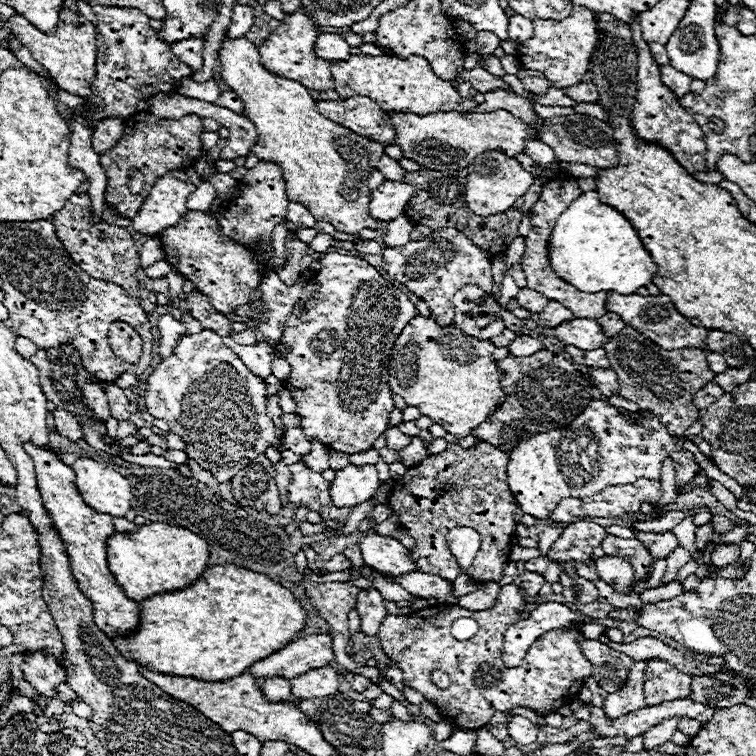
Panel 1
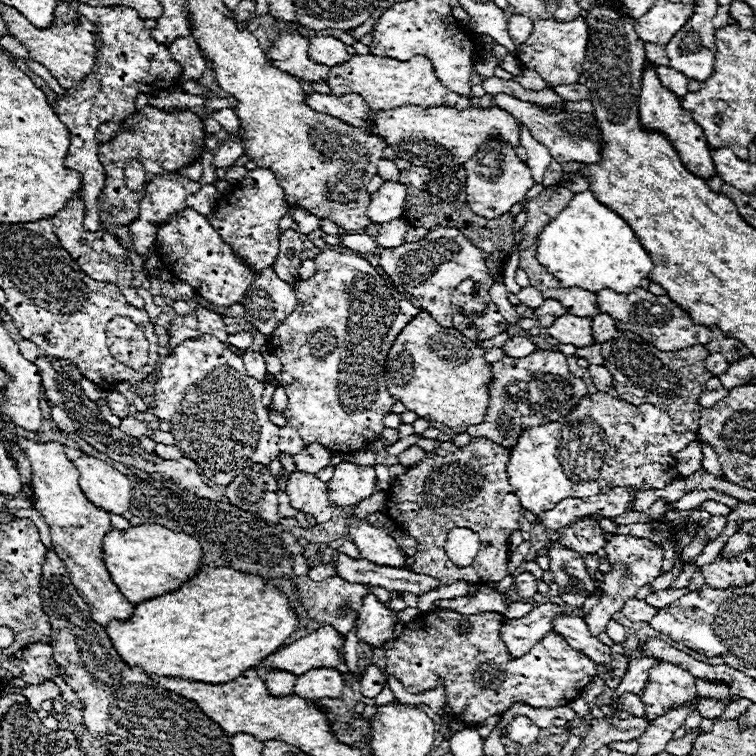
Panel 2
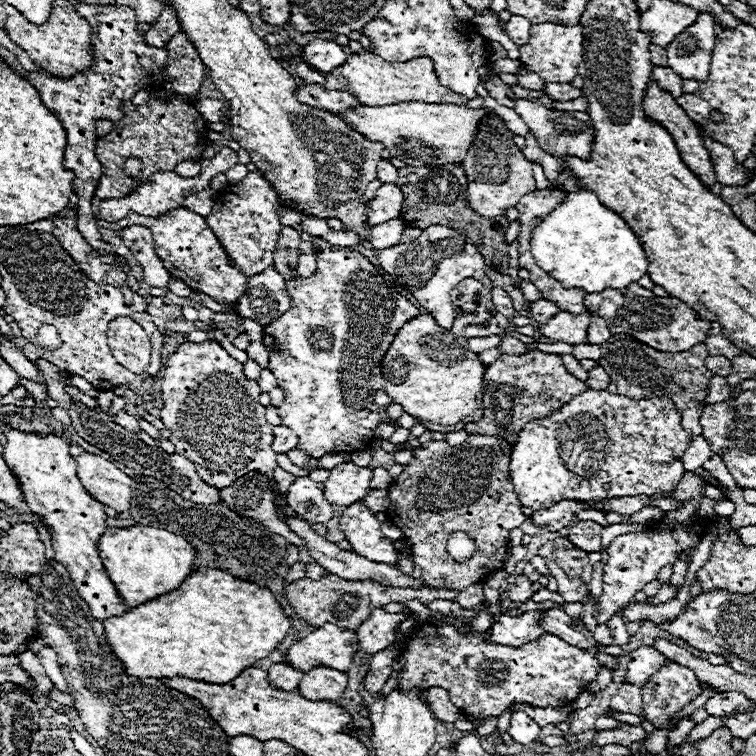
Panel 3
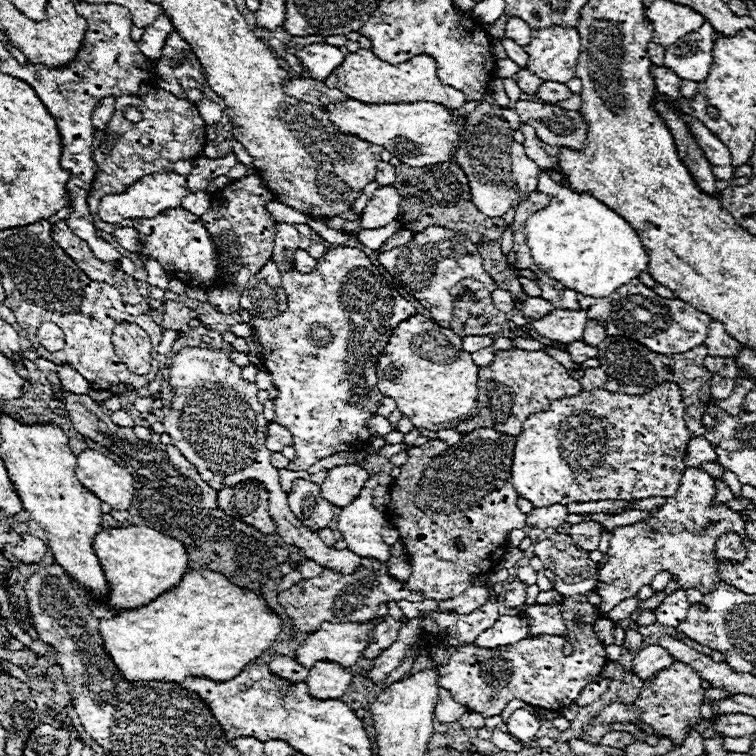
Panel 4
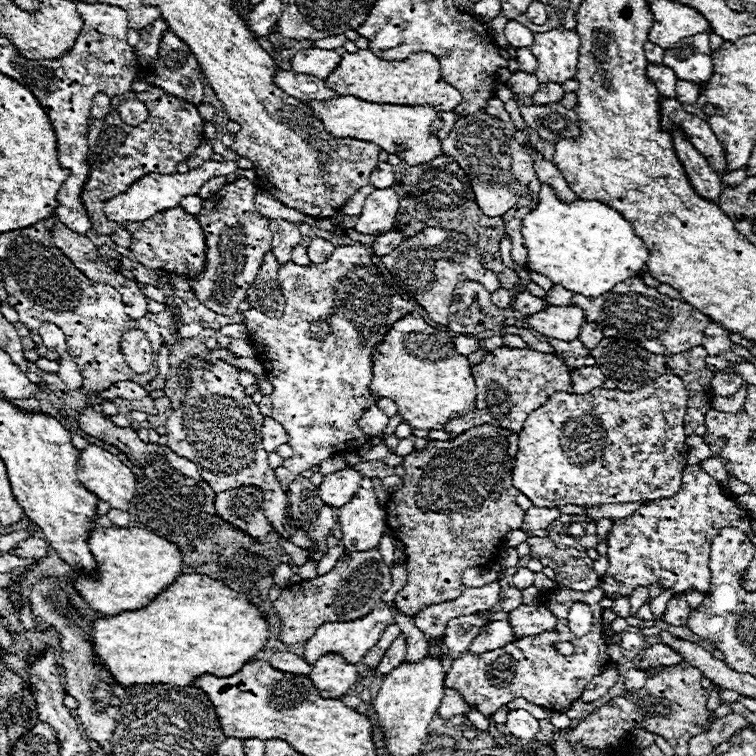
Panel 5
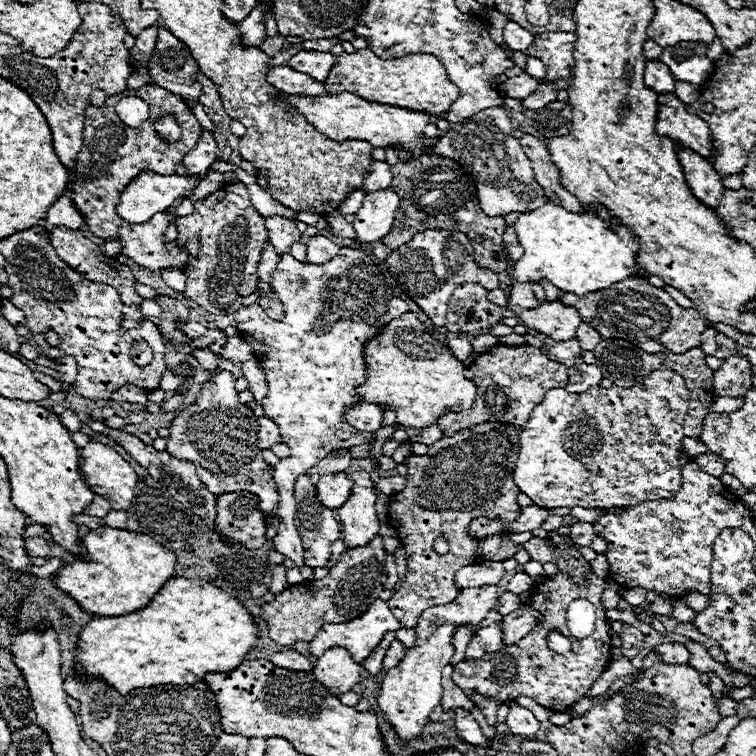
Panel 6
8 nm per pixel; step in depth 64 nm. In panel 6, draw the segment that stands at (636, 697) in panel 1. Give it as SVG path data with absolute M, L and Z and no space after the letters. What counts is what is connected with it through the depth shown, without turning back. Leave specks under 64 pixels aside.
M668 642L668 644L660 644L658 648L654 648L658 654L662 654L664 662L688 662L690 660L690 652L686 650L686 646L682 646L680 642Z

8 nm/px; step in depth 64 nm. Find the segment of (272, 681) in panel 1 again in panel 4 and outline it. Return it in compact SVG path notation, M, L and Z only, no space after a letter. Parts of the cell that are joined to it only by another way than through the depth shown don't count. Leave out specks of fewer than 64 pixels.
M274 656L274 660L268 666L270 666L270 670L274 670L274 674L278 674L290 682L302 682L306 678L306 674L310 674L310 670L306 666L302 666L296 658L290 658L290 656Z

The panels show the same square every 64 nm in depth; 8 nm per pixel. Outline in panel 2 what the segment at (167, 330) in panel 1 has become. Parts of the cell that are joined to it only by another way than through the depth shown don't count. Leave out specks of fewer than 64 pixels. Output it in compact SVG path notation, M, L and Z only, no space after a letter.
M170 326L170 352L184 340L190 340L190 338L198 338L202 336L200 330L192 330L192 328L174 328Z

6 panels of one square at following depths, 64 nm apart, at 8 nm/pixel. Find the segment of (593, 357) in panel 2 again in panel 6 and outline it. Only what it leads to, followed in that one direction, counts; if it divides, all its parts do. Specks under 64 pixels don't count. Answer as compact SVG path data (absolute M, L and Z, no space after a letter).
M544 338L544 346L540 348L550 360L560 362L564 366L574 366L574 362L582 362L582 348L576 338L556 342L552 338Z

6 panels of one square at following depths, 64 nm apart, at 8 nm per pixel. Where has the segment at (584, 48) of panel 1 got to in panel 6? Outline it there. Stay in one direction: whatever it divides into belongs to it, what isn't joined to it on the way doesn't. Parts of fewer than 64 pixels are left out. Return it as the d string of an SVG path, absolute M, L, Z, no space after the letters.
M546 32L536 34L534 42L528 50L524 50L526 56L534 56L542 60L542 64L548 70L546 82L556 80L568 80L572 76L574 66L574 32Z

